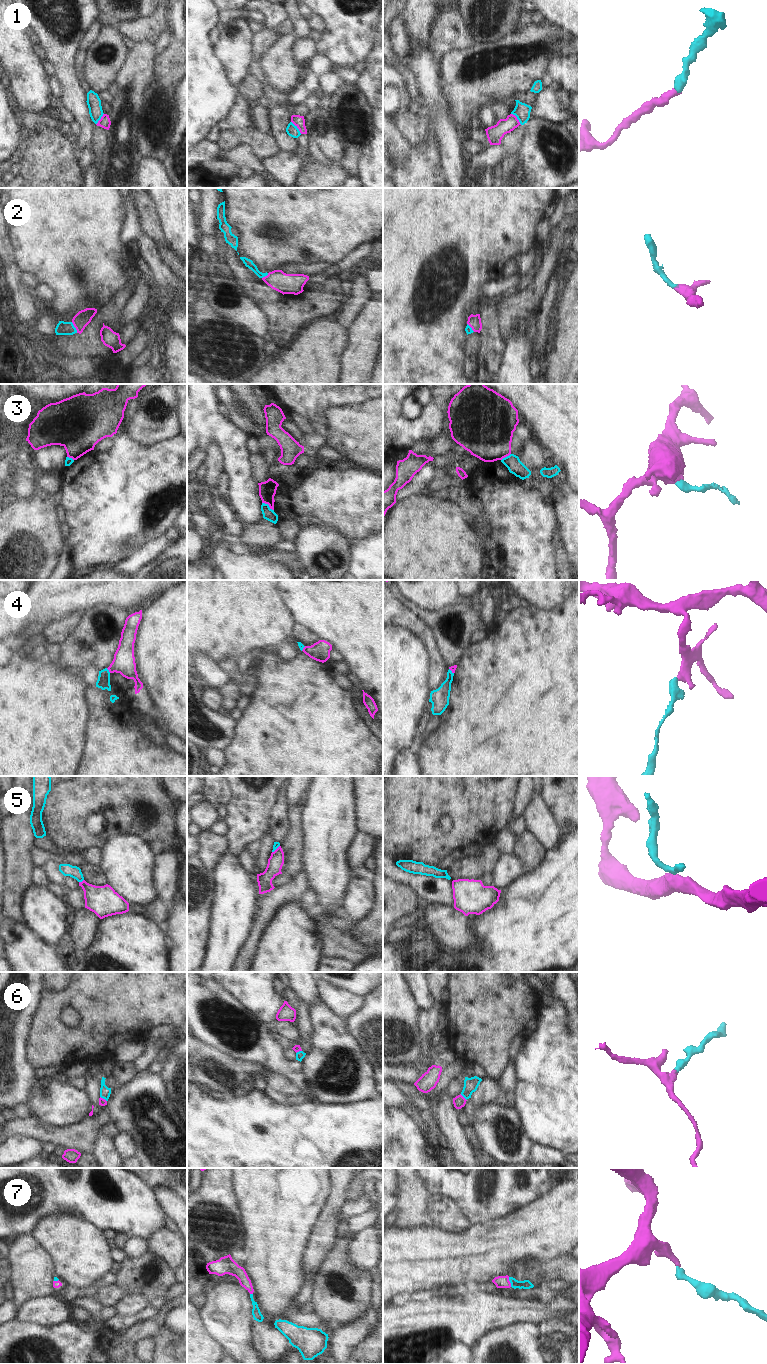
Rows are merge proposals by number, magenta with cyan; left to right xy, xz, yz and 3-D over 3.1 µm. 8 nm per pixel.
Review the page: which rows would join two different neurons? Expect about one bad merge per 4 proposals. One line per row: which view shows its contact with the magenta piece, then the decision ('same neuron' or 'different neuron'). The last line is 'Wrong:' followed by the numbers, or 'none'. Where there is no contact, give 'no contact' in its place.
1: contact in xz; different neuron
2: contact in xy; same neuron
3: contact in xz; different neuron
4: contact in xy; different neuron
5: contact in xy; different neuron
6: contact in yz; same neuron
7: contact in yz; same neuron
Wrong: 1, 3, 4, 5

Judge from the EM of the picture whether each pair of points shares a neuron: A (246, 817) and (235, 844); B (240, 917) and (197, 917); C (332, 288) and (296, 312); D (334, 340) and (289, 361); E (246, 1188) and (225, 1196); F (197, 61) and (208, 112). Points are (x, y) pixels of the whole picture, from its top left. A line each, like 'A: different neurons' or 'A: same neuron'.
A: same neuron
B: different neurons
C: same neuron
D: same neuron
E: different neurons
F: same neuron

